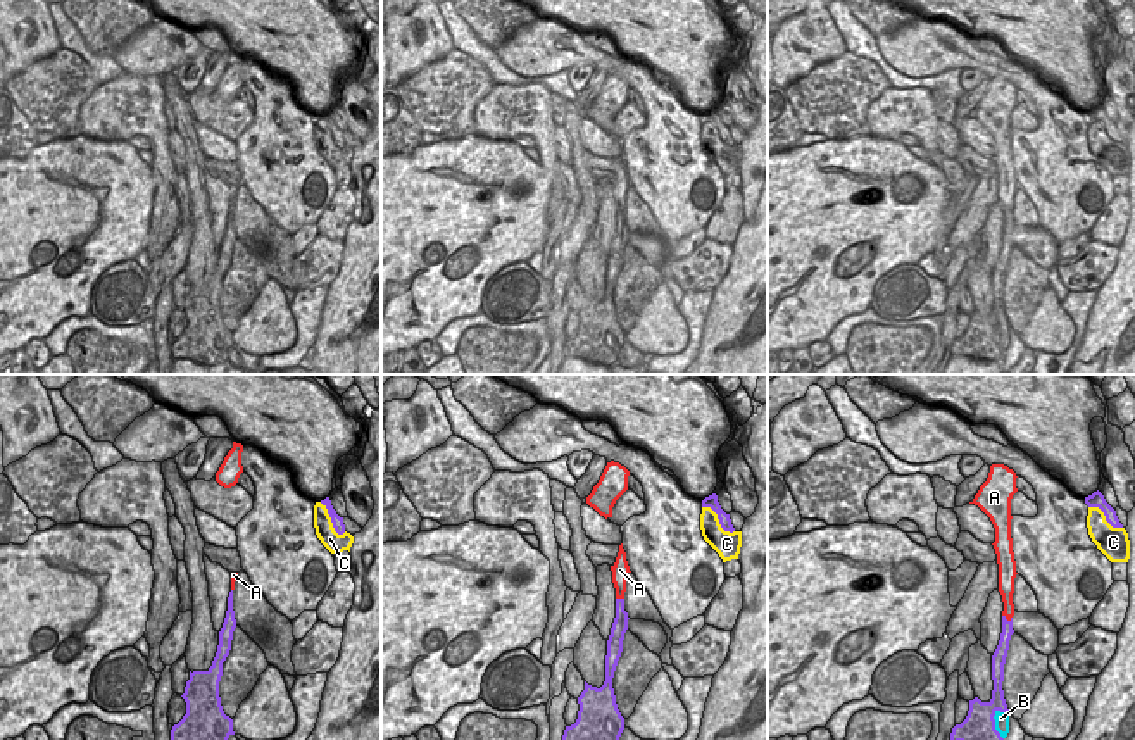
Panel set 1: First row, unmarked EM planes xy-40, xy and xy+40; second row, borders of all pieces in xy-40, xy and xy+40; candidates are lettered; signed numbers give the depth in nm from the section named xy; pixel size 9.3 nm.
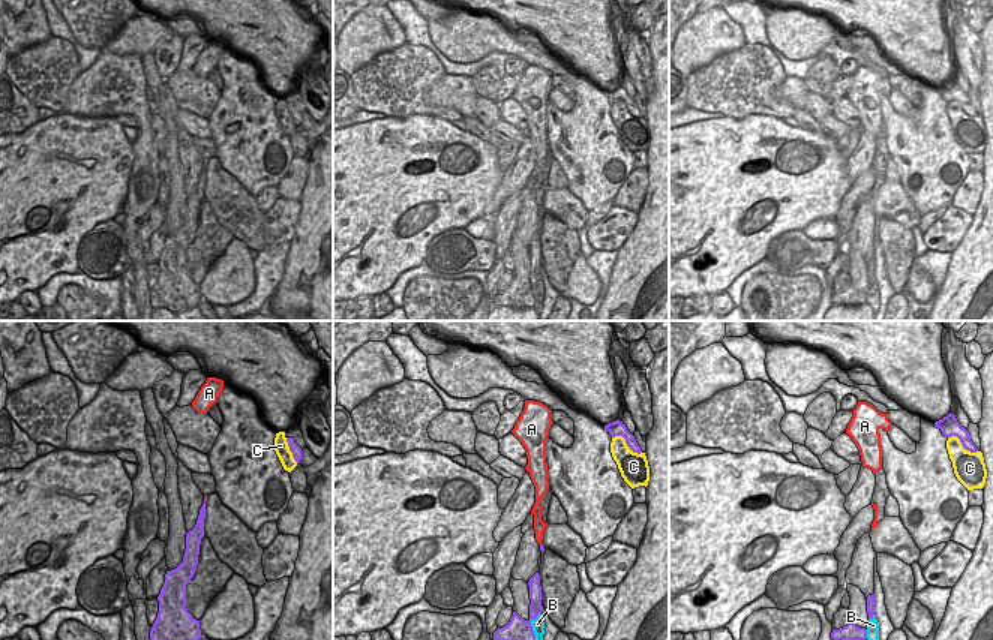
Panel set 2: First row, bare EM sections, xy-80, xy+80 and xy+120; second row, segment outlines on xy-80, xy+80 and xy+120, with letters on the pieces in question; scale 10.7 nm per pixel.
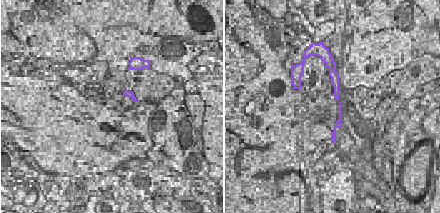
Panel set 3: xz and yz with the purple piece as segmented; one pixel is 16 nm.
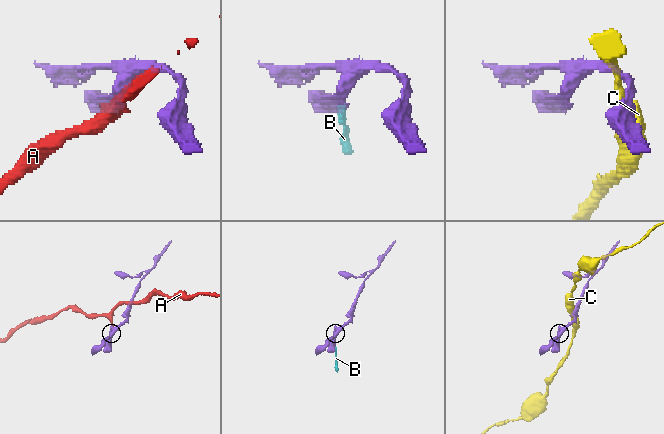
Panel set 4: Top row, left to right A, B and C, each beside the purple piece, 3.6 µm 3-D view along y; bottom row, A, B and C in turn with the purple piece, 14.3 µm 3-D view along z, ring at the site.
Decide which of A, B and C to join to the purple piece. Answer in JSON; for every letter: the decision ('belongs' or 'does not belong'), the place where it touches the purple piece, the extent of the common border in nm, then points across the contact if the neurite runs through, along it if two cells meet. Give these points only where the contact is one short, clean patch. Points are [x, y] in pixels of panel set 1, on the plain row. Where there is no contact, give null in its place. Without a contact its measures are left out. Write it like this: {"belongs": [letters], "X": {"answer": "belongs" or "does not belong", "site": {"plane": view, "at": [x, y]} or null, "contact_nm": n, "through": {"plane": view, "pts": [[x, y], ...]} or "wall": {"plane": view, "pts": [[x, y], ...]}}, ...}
{"belongs": [], "A": {"answer": "does not belong", "site": {"plane": "xy+40", "at": [1006, 233]}, "contact_nm": 110}, "B": {"answer": "does not belong", "site": {"plane": "xy+40", "at": [994, 338]}, "contact_nm": 300, "wall": {"plane": "xy+40", "pts": [[996, 323], [996, 344], [1003, 352]]}}, "C": {"answer": "does not belong", "site": {"plane": "xy-40", "at": [332, 133]}, "contact_nm": 380}}

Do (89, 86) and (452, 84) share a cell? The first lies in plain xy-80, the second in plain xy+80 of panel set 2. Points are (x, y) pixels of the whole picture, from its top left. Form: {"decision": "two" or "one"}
{"decision": "one"}

